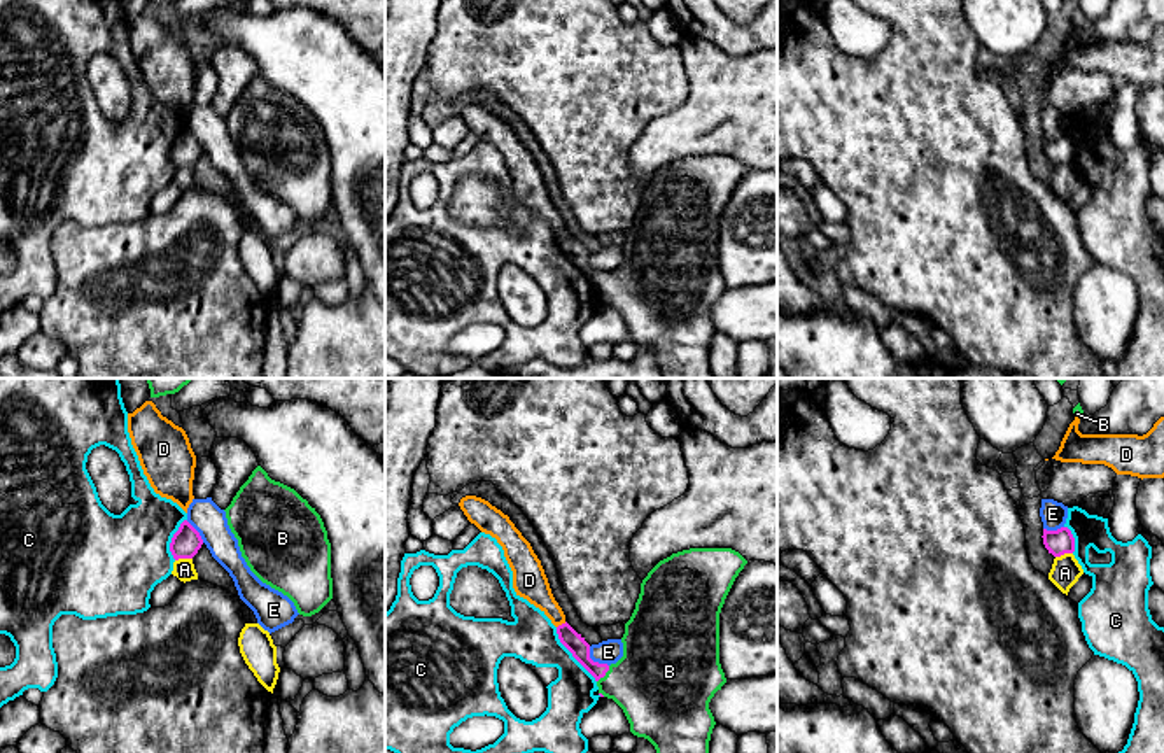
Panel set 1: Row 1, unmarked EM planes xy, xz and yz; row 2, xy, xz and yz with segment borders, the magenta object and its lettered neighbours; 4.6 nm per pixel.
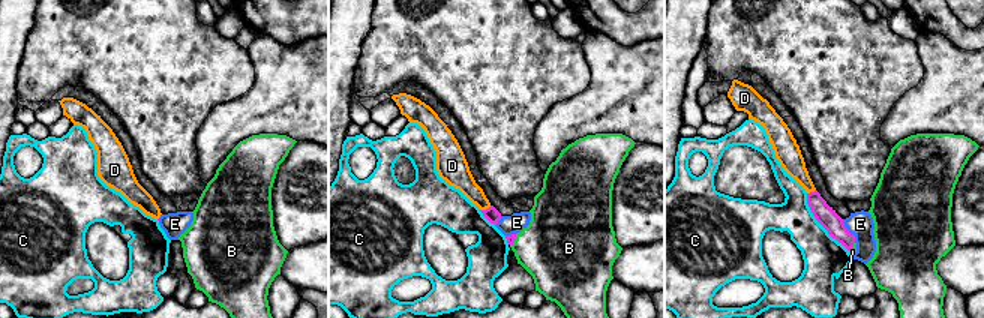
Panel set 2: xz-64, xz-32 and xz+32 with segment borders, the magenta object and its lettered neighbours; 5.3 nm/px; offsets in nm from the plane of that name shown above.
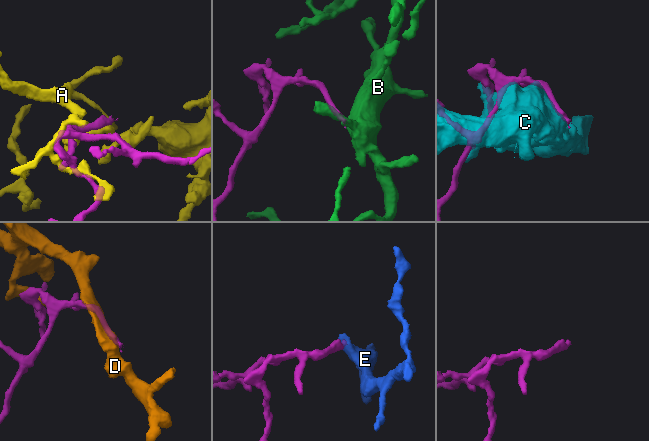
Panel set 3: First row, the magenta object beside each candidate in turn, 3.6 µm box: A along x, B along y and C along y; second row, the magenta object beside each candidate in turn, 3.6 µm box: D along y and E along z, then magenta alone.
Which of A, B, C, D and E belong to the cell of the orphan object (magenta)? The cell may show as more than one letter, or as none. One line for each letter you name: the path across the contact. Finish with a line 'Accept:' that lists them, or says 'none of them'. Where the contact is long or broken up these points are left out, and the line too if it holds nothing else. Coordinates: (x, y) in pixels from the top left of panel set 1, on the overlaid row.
B: way xz (569, 638), (582, 655), (604, 675), (611, 680), (659, 680)
Accept: B

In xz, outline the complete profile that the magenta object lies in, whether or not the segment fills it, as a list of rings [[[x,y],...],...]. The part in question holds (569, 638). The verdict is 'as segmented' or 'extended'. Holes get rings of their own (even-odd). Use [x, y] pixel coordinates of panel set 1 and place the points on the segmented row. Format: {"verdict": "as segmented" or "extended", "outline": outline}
{"verdict": "extended", "outline": [[[690,548],[660,560],[642,580],[630,620],[625,623],[623,657],[616,664],[590,658],[590,644],[567,622],[557,627],[560,643],[595,678],[599,695],[613,699],[625,713],[630,732],[648,739],[656,753],[709,753],[716,725],[709,702],[726,683],[719,664],[719,613],[747,560],[732,548]]]}

